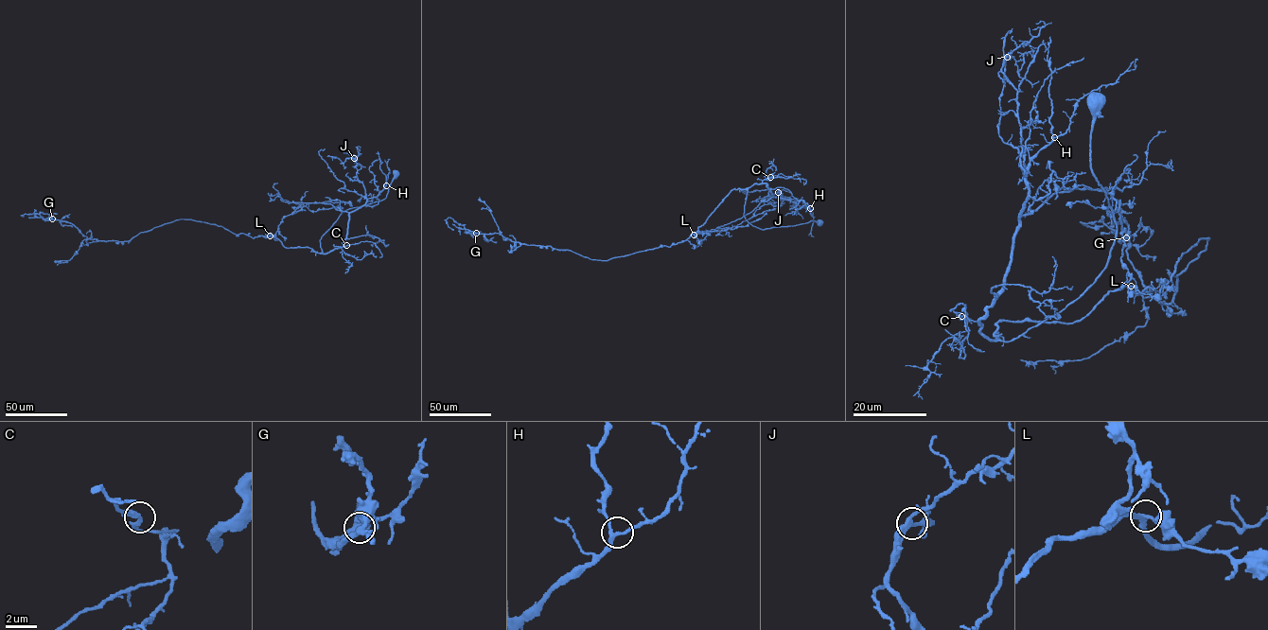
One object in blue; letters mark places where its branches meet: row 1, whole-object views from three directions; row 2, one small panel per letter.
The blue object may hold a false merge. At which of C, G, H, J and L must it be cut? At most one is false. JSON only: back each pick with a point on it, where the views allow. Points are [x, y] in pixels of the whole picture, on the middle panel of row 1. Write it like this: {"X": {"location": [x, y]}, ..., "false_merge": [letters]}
{"false_merge": []}

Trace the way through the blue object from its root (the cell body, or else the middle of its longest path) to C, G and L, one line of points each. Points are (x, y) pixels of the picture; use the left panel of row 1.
C: (396, 174), (384, 199), (344, 210), (320, 240), (323, 253), (346, 245)
G: (396, 174), (384, 199), (340, 216), (320, 239), (324, 253), (191, 219), (117, 241), (88, 238), (52, 218)
L: (396, 174), (384, 199), (348, 209), (340, 216), (320, 239), (324, 253), (307, 247), (287, 248), (270, 236)

